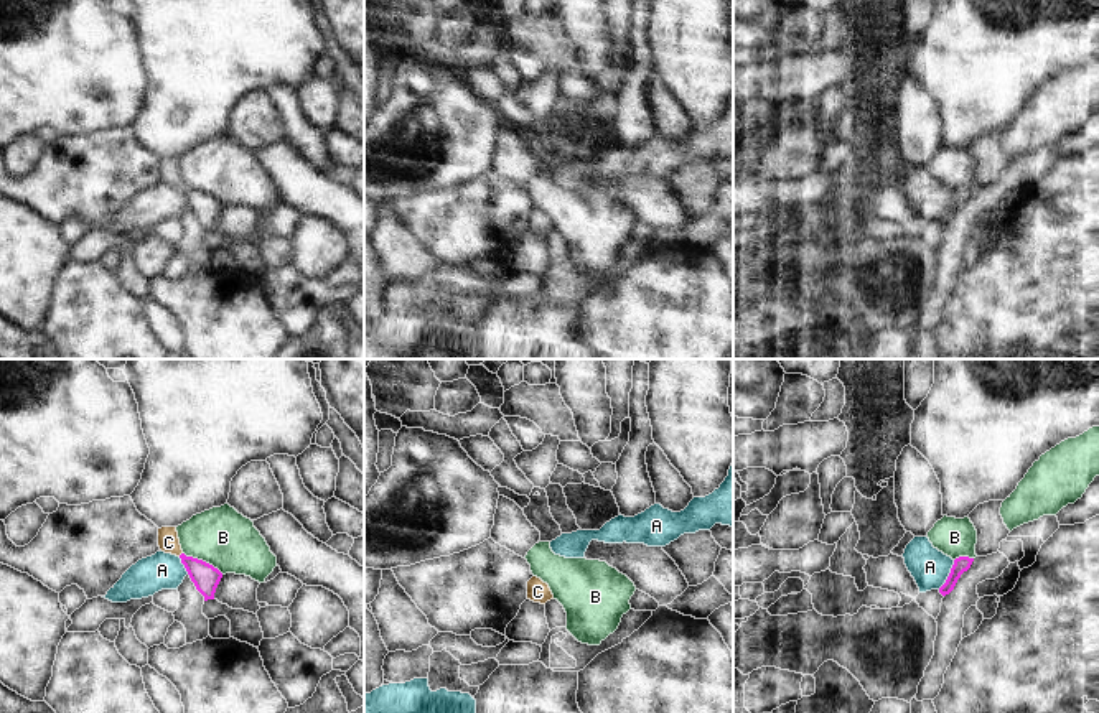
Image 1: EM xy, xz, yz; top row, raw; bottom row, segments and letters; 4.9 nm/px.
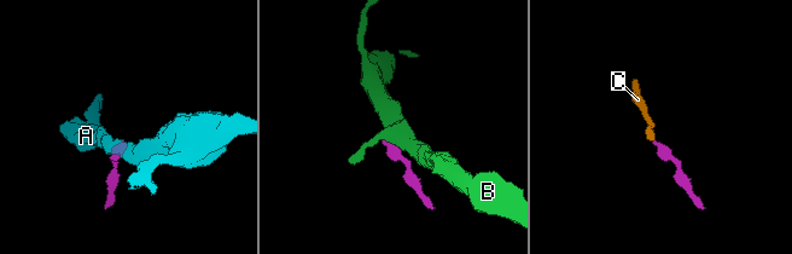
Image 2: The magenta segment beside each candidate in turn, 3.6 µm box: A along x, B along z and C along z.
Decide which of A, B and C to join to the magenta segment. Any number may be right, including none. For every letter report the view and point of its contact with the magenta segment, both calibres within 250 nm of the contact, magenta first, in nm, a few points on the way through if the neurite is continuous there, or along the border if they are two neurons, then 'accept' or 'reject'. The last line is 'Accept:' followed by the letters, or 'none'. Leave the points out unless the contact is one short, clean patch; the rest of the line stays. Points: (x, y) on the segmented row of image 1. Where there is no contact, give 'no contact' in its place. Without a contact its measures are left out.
A: yz (949, 575) | 80/190 nm | along yz (954, 560), (948, 578), (938, 588) | reject
B: xy (201, 560) | 130/280 nm | along xy (183, 552), (211, 563), (223, 573) | reject
C: no contact | accept
Accept: C

